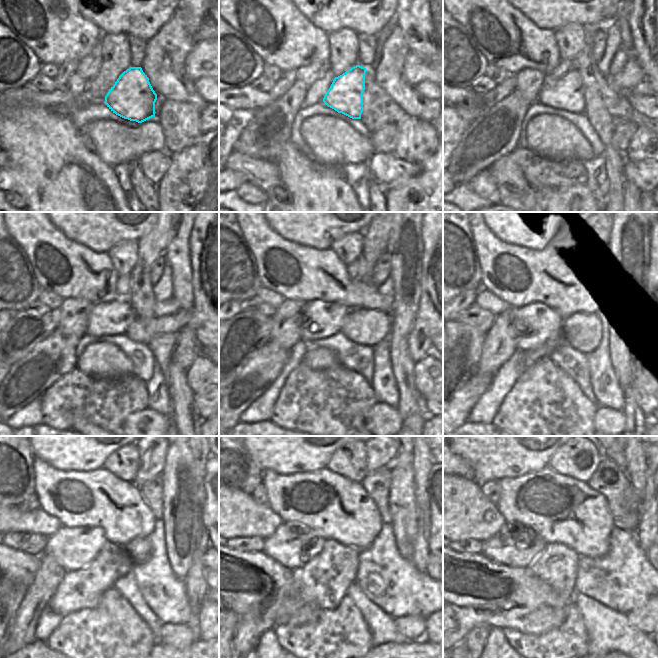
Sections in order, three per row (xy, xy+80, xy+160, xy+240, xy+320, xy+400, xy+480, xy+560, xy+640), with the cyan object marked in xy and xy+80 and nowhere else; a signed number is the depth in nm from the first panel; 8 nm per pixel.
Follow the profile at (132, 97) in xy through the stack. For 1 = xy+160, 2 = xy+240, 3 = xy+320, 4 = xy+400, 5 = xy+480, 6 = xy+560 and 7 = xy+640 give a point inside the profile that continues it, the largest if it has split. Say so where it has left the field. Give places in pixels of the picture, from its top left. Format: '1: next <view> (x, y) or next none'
1: next xy+160 (567, 93)
2: next xy+240 (113, 317)
3: next xy+320 (320, 319)
4: next xy+400 (534, 323)
5: next xy+480 (73, 548)
6: next xy+560 (292, 545)
7: next xy+640 (512, 546)

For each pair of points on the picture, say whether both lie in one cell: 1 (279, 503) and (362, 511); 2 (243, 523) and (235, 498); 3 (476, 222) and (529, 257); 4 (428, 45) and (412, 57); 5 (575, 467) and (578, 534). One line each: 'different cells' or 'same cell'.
1: same cell
2: same cell
3: same cell
4: different cells
5: different cells

